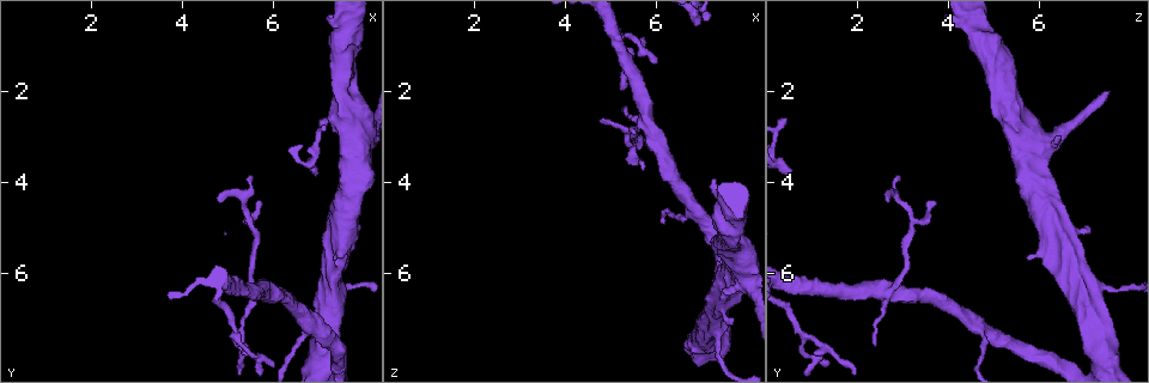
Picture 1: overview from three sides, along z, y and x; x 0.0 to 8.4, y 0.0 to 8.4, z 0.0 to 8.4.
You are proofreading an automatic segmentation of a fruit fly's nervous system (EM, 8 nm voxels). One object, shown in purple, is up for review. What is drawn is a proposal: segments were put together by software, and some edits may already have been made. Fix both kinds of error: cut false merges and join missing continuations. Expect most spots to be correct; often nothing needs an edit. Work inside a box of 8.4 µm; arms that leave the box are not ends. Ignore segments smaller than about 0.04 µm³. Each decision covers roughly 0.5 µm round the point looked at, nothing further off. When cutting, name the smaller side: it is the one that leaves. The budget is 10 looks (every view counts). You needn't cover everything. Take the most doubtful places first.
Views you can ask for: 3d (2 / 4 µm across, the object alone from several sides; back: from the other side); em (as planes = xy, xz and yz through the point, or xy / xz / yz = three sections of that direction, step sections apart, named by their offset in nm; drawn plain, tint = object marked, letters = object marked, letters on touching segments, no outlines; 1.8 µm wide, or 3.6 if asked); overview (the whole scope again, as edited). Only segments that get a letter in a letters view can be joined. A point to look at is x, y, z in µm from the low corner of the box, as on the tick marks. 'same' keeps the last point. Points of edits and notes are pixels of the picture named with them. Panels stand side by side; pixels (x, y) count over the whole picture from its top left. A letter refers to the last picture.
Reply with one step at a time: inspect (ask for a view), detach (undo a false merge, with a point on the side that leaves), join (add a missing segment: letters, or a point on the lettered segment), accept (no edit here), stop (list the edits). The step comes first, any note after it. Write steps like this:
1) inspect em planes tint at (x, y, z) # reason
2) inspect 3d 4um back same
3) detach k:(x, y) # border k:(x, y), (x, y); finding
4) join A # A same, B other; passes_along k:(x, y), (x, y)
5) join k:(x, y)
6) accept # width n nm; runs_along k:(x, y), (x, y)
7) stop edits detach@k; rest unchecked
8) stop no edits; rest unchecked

inspect em xz step 4 tint at (7.40, 6.30, 7.80) # thick turns thin

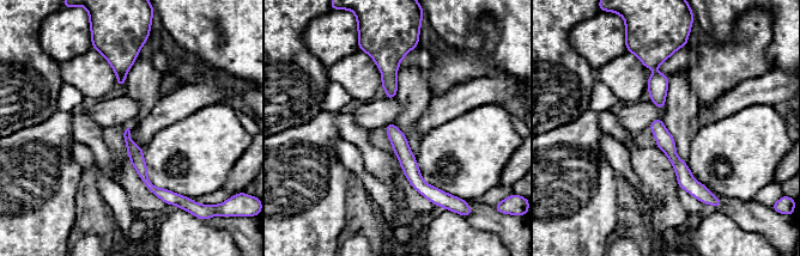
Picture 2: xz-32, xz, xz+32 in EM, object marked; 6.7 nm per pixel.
inspect em planes letters same # another direction

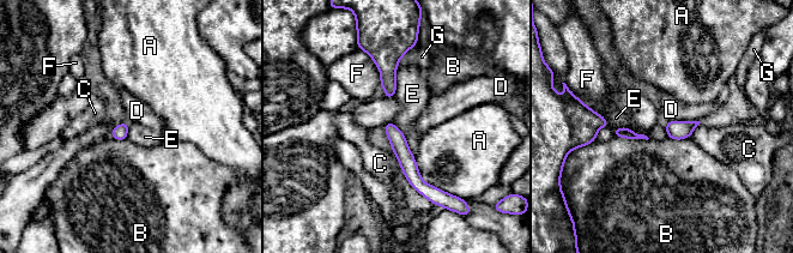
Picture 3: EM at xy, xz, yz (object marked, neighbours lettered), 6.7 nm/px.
accept # A other, B other, C other, D other, E other, F other, G other; one cell here

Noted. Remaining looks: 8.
inspect 3d 4um at (7.45, 3.05, 6.40) # free end

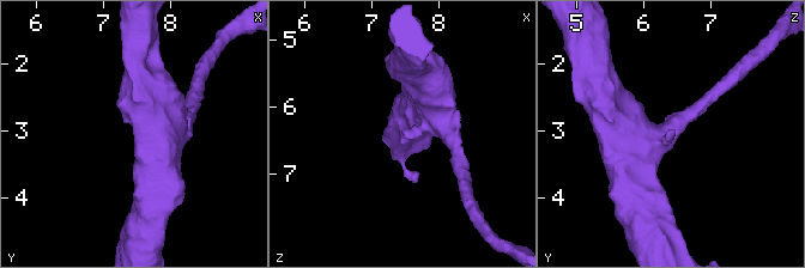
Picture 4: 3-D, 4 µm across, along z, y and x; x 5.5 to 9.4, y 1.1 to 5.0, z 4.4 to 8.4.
inspect em planes letters at (7.50, 3.00, 6.45) # shape alone is not enough

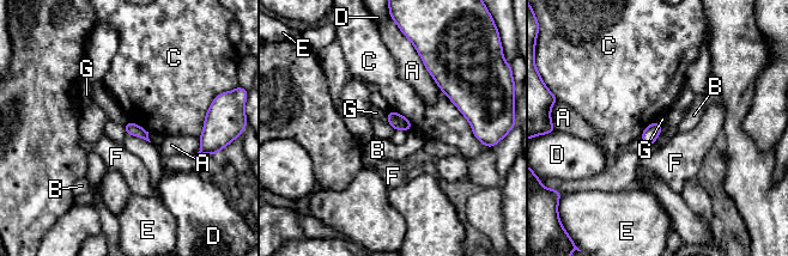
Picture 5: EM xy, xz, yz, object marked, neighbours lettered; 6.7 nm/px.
accept # A other, B other, C other, D other, E other, F other, G other; border 5:(386, 113), (388, 121); none of them fits

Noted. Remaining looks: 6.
inspect em planes letters at (5.30, 7.50, 2.40)

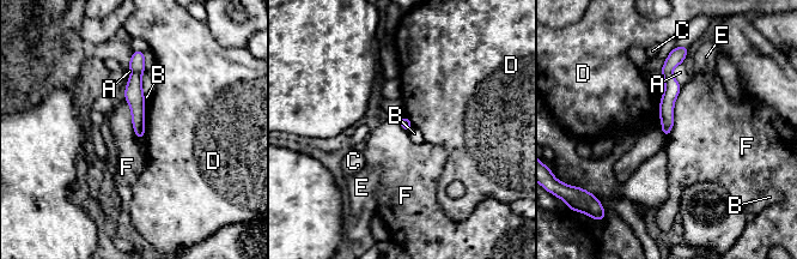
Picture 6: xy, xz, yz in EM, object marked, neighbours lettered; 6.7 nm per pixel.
accept # width 70 nm; A other, B other, C other, D other, E other, F other; border 6:(681, 86), (665, 138); no lettered segment goes on from it

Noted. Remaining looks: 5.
inspect 3d 4um at (7.35, 5.70, 5.70) # stops while still wide

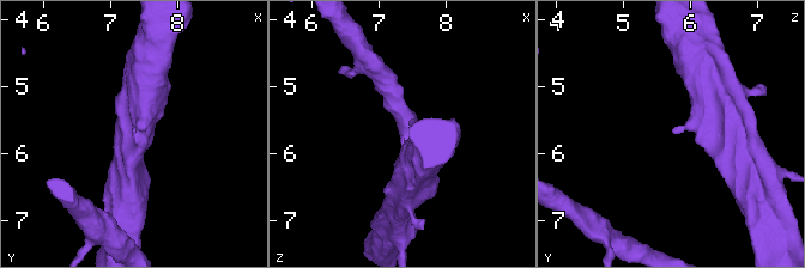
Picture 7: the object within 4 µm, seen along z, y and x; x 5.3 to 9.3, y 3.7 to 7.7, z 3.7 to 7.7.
inspect em 3.6um planes letters at (7.35, 5.70, 5.75) # now the EM

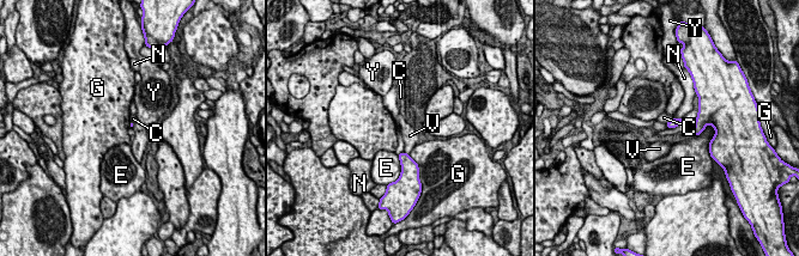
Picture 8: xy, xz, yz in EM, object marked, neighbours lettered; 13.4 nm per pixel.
accept # C other, E other, G other, N other, V other, Y other; border 8:(404, 151), (409, 154); none of them fits

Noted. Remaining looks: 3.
stop no edits; rest unchecked

